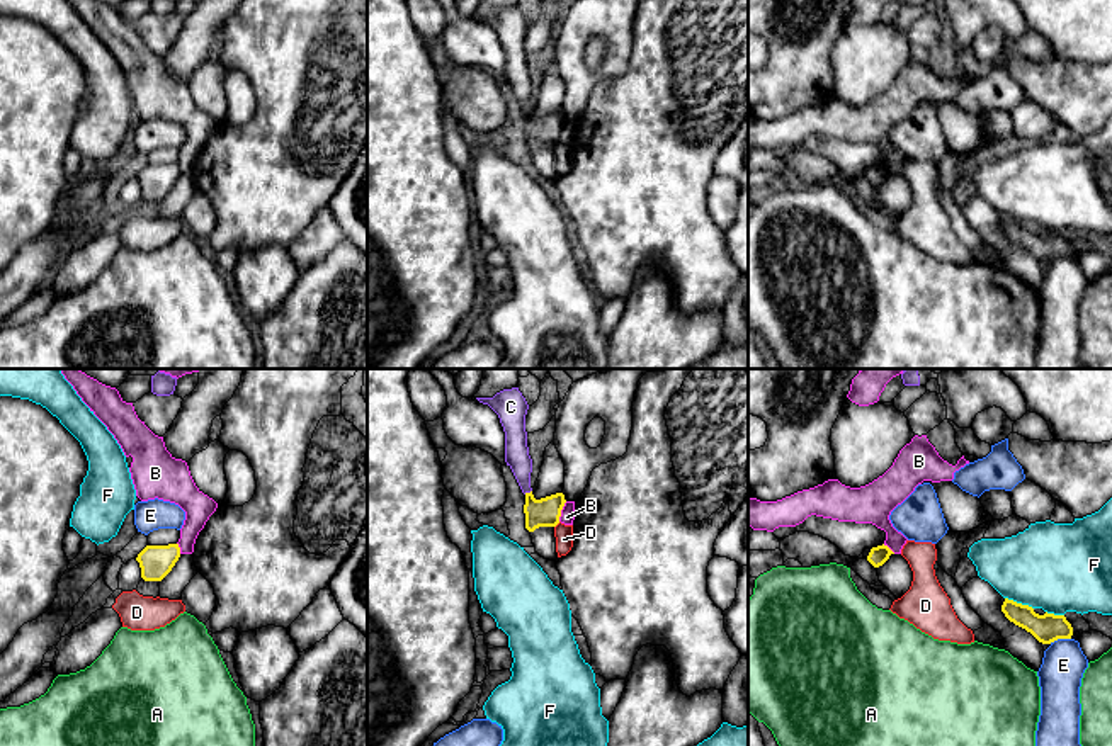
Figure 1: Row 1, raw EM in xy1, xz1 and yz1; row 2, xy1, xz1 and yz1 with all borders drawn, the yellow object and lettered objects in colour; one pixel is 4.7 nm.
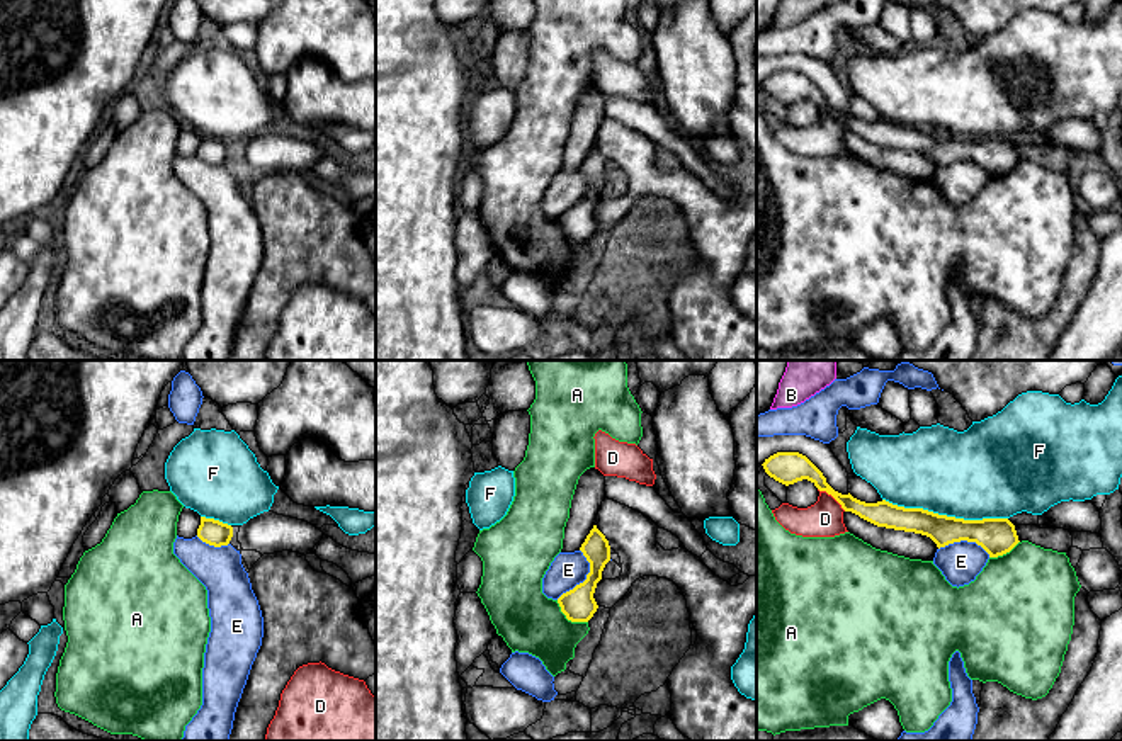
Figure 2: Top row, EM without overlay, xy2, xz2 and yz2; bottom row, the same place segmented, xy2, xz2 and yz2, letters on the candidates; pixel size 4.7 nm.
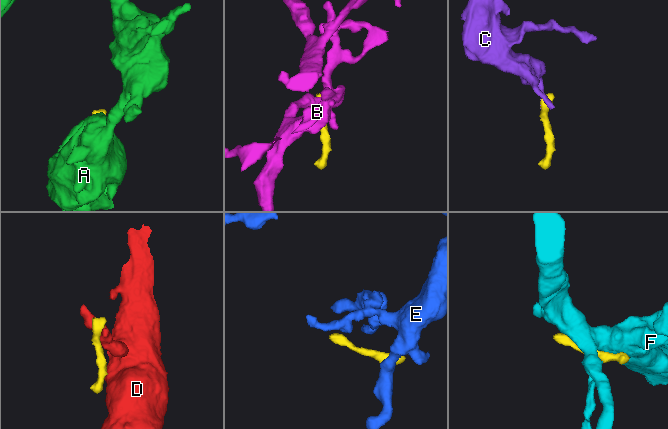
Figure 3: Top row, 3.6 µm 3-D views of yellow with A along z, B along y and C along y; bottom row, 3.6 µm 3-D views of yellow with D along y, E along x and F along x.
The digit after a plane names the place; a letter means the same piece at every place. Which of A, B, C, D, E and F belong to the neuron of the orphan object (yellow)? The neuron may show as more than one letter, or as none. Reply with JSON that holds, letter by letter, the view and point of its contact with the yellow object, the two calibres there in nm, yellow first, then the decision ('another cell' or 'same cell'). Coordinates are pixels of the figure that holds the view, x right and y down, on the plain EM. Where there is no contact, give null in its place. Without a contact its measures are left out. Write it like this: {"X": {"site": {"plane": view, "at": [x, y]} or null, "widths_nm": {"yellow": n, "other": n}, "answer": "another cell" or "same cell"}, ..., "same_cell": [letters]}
{"A": {"site": {"plane": "xz2", "at": [568, 238]}, "widths_nm": {"yellow": 160, "other": 280}, "answer": "another cell"}, "B": {"site": {"plane": "xz1", "at": [560, 131]}, "widths_nm": {"yellow": 140, "other": 70}, "answer": "another cell"}, "C": {"site": {"plane": "xz1", "at": [527, 113]}, "widths_nm": {"yellow": 140, "other": 110}, "answer": "same cell"}, "D": {"site": {"plane": "yz2", "at": [832, 114]}, "widths_nm": {"yellow": 160, "other": 180}, "answer": "another cell"}, "E": {"site": {"plane": "xz2", "at": [587, 197]}, "widths_nm": {"yellow": 160, "other": 160}, "answer": "another cell"}, "F": {"site": {"plane": "yz2", "at": [946, 135]}, "widths_nm": {"yellow": 160, "other": 420}, "answer": "another cell"}, "same_cell": ["C"]}

